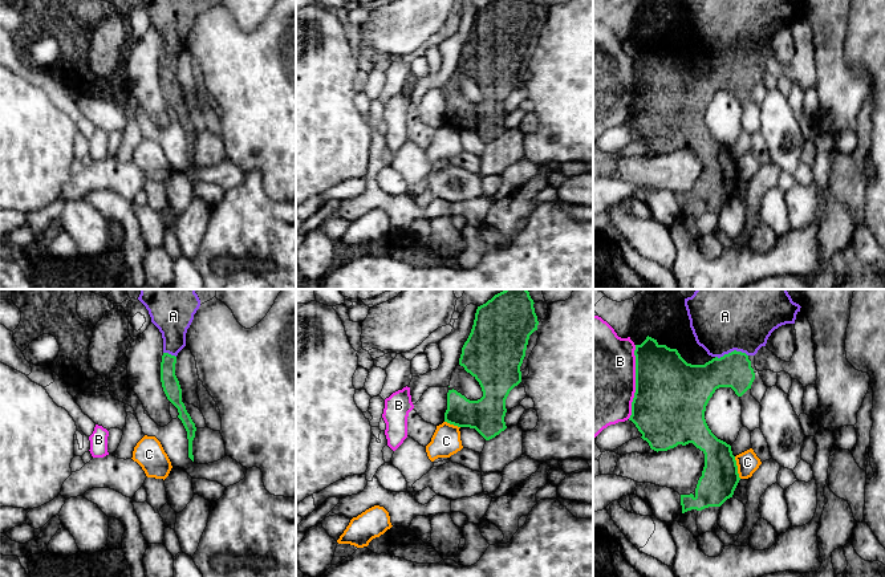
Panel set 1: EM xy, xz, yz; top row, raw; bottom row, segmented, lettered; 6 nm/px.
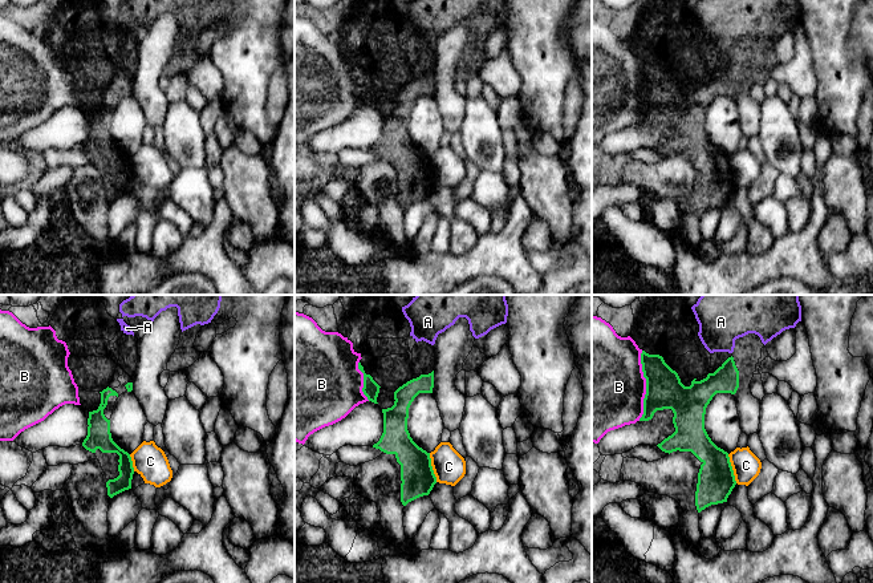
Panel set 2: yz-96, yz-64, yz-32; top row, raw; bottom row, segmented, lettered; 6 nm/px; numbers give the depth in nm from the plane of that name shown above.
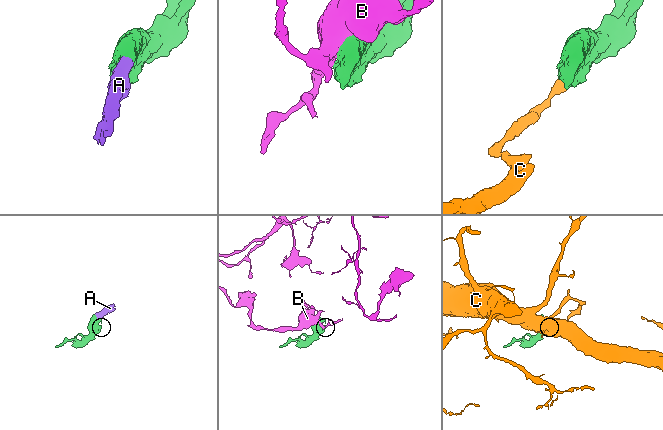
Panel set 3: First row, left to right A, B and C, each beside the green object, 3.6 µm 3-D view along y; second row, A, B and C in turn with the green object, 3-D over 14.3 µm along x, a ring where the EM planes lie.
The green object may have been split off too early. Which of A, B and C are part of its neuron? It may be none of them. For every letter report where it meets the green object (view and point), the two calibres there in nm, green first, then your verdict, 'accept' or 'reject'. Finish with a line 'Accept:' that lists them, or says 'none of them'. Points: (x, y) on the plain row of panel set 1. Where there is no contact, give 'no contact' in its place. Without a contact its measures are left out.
A: yz (731, 55) | 220/340 nm | accept
B: yz (636, 85) | 440/500 nm | reject
C: yz (737, 170) | 220/140 nm | reject
Accept: A

